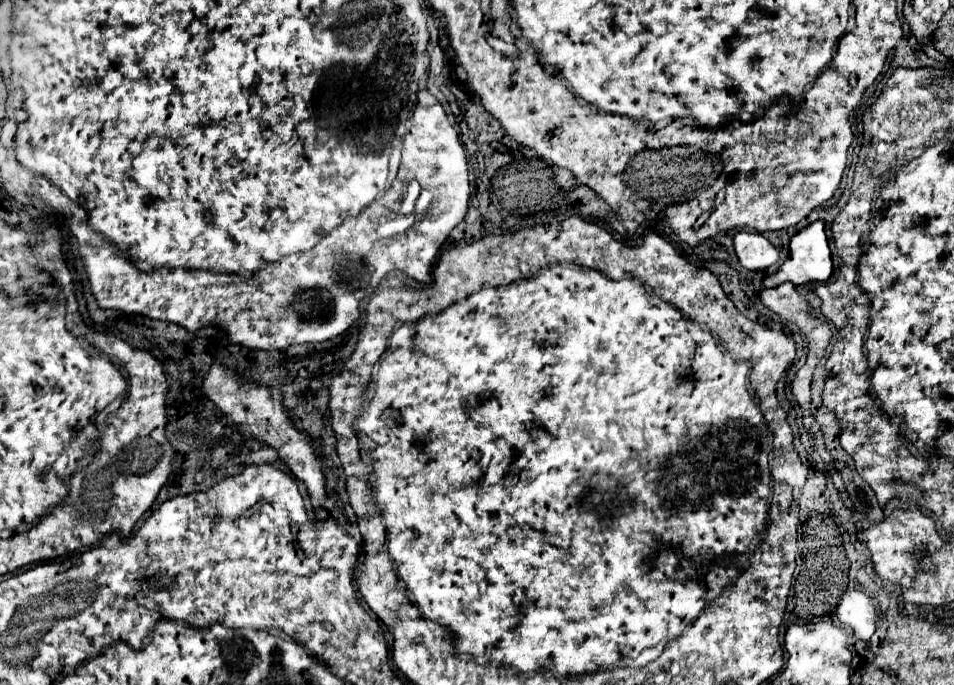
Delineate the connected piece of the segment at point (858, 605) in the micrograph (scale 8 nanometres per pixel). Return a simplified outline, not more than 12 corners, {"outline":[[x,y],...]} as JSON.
{"outline":[[847,590],[837,618],[855,638],[875,632],[875,604],[861,590]]}

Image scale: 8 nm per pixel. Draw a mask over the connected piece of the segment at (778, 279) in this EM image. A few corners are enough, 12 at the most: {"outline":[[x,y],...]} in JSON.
{"outline":[[823,220],[799,230],[763,284],[825,282],[833,272]]}

